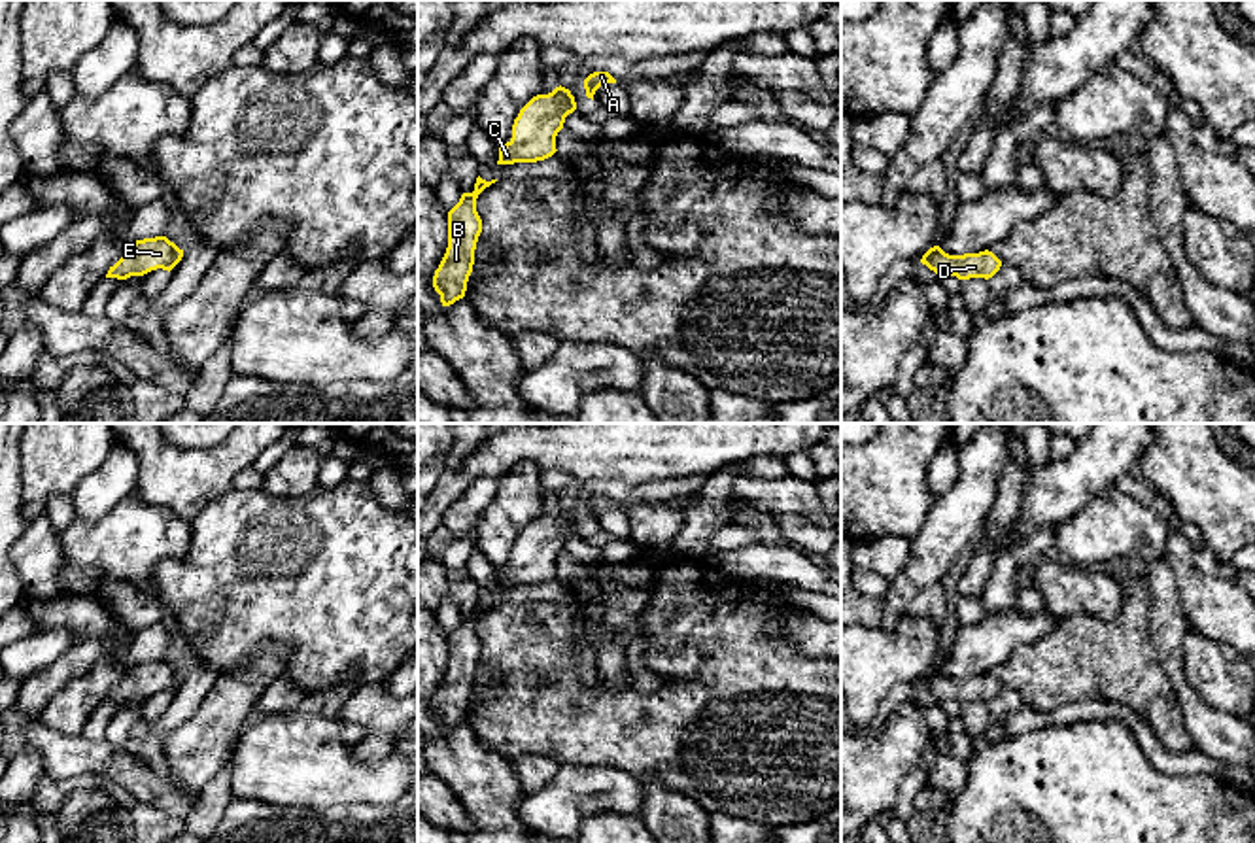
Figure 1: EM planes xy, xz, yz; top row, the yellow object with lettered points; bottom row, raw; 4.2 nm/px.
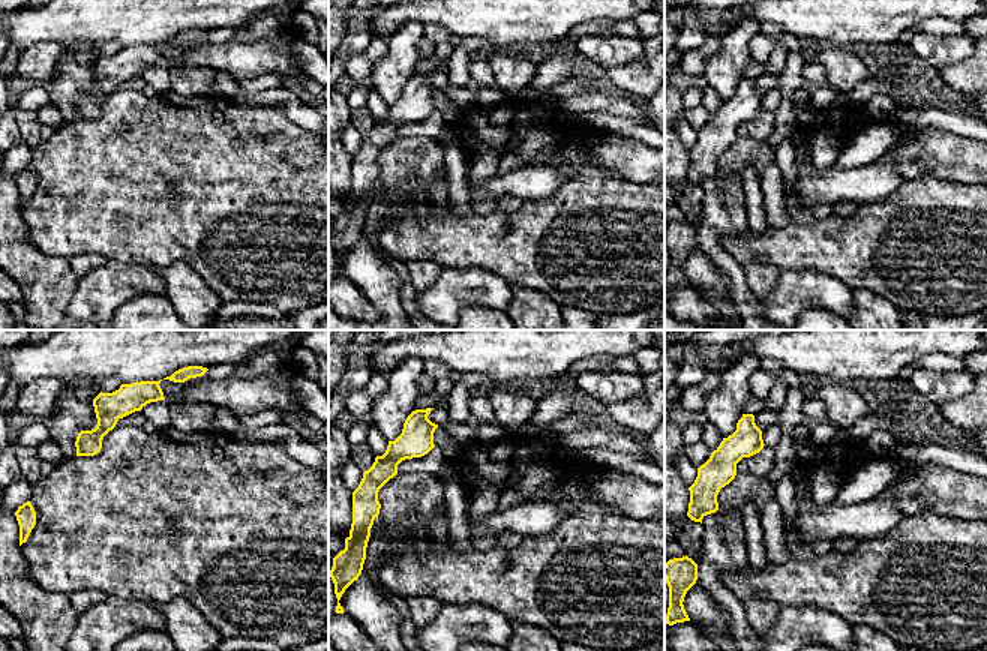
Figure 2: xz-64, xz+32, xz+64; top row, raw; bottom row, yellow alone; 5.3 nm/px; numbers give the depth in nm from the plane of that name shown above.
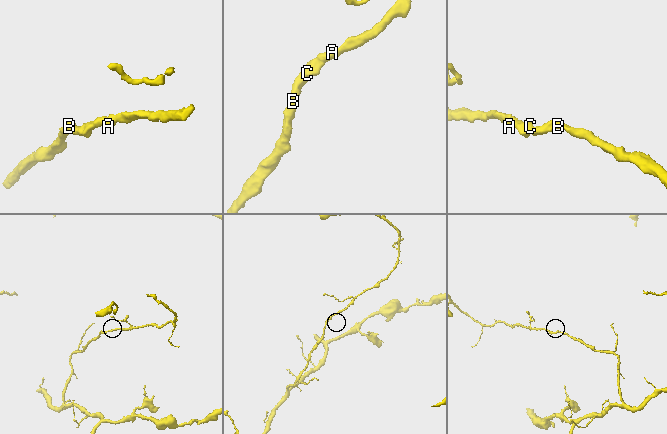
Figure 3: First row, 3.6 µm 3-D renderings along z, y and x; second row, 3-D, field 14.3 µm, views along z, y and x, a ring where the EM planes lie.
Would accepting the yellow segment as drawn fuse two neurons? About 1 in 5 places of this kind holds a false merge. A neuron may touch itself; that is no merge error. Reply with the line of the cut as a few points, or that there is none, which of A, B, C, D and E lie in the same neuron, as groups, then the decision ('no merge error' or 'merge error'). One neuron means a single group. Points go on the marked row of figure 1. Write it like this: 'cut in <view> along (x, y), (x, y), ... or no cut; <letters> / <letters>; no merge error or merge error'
no cut; A B C D E; no merge error

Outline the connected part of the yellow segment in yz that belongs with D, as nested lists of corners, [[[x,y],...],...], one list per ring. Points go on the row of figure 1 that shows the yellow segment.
[[[939,246],[930,248],[922,255],[920,263],[934,270],[937,278],[956,276],[958,280],[989,280],[1002,267],[1002,261],[989,249],[979,253],[949,255]]]

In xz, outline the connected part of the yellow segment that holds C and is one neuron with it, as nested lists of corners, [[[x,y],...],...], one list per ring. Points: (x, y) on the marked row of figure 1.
[[[565,87],[533,96],[512,125],[512,138],[499,146],[497,164],[537,163],[552,157],[556,136],[565,117],[576,110],[575,96]]]

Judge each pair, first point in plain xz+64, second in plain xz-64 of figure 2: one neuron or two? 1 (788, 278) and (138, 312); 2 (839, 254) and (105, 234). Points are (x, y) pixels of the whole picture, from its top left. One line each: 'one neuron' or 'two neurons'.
1: two neurons
2: one neuron

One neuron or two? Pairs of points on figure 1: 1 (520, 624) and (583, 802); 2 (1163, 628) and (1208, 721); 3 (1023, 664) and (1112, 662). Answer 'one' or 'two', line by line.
1: two
2: one
3: one

